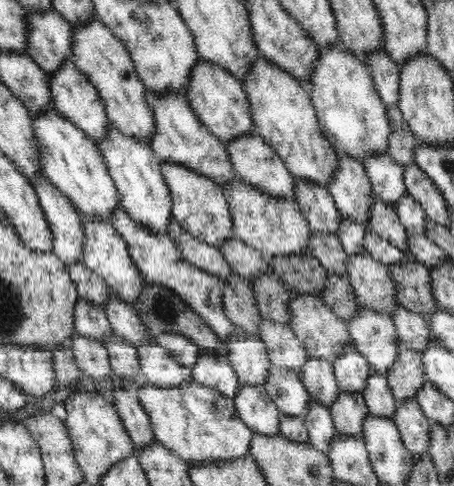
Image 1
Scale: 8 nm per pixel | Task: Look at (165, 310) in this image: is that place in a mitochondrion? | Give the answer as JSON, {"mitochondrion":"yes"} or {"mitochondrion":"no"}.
{"mitochondrion":"yes"}

